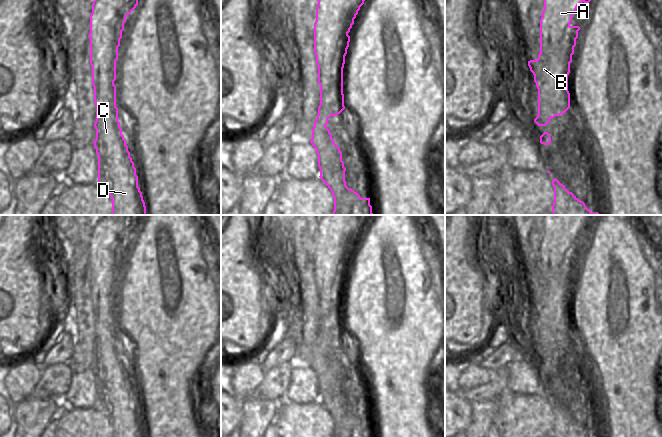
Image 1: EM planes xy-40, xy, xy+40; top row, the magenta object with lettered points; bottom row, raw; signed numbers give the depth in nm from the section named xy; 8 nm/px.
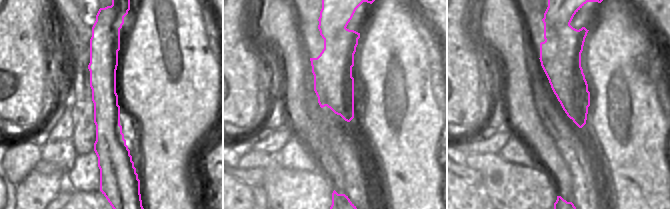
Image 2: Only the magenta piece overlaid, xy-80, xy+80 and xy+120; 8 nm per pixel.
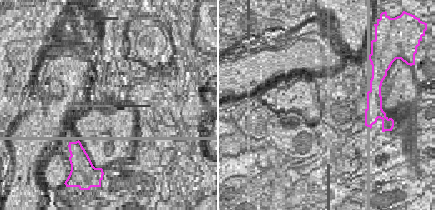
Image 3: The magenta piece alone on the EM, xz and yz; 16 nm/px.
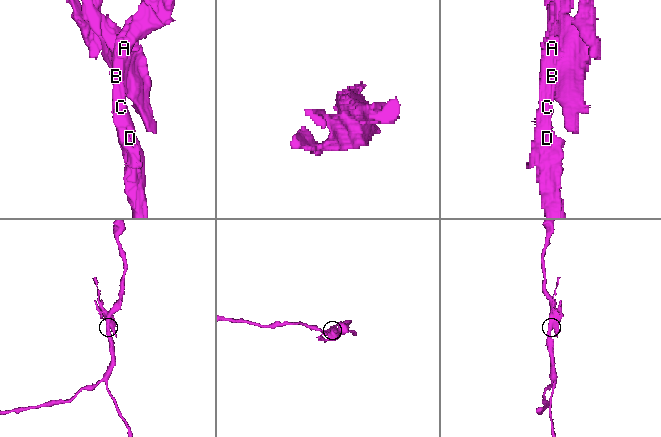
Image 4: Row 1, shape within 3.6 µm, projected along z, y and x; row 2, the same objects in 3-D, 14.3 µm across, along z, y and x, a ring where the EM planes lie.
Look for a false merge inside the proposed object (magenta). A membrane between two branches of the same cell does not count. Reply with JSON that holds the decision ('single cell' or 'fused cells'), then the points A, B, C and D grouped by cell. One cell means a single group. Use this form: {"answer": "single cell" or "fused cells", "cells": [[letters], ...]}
{"answer": "fused cells", "cells": [["A", "C", "D"], ["B"]]}

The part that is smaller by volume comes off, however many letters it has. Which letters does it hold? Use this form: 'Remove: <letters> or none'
Remove: B

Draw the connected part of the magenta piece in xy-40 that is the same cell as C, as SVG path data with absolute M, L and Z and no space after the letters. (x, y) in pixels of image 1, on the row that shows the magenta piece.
M94 0L90 15L90 65L92 67L92 85L96 105L96 139L93 142L98 155L98 183L109 193L112 199L111 215L146 215L146 206L142 192L138 187L138 176L134 162L130 157L122 128L118 121L116 107L116 61L118 47L124 30L126 17L136 8L138 0Z

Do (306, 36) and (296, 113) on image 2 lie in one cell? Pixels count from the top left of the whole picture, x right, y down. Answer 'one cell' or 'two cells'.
two cells

